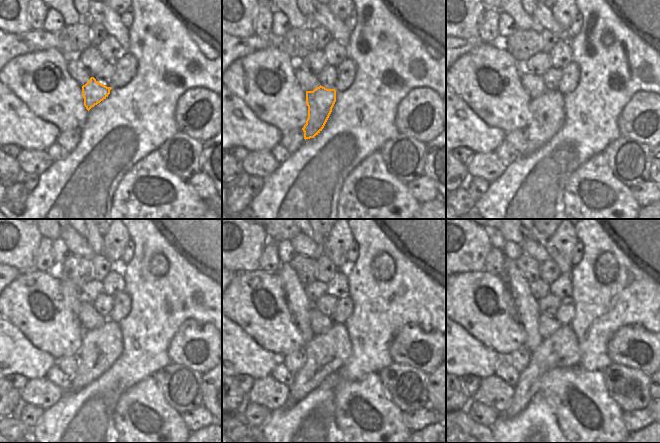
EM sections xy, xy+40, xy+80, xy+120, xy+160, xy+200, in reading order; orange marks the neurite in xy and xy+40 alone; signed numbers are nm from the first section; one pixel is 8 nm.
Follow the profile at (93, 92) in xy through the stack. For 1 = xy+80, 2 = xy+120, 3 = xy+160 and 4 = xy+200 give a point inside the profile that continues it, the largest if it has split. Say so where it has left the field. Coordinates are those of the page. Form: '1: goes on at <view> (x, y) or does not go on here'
1: goes on at xy+80 (548, 115)
2: goes on at xy+120 (101, 347)
3: goes on at xy+160 (329, 351)
4: goes on at xy+200 (560, 350)

